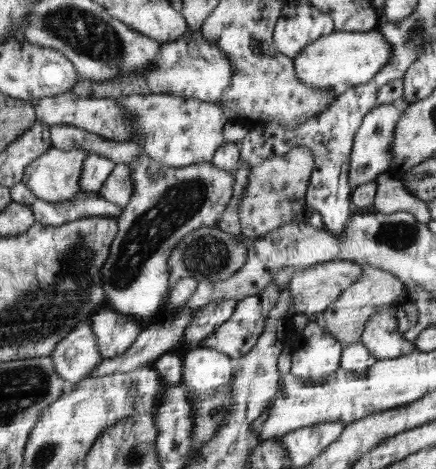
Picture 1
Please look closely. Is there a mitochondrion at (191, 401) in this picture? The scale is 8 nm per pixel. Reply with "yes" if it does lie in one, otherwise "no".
no

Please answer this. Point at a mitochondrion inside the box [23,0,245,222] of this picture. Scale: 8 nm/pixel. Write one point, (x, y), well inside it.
(88, 35)

